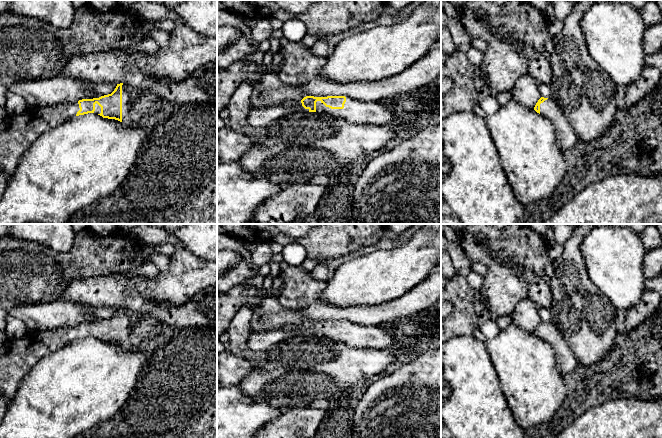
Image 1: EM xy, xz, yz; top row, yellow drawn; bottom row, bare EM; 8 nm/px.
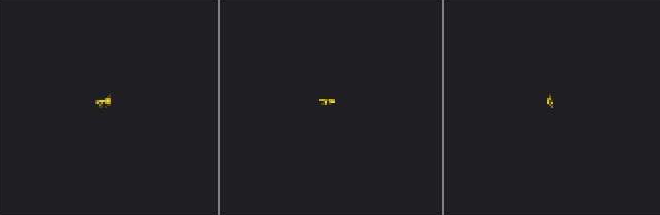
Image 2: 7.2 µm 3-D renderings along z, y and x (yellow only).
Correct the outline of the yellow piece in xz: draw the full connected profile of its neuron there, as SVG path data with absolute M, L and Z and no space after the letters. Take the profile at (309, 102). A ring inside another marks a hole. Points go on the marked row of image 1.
M306 96L300 101L287 101L279 106L299 108L303 106L309 112L317 112L331 117L343 119L357 124L388 125L396 119L396 114L381 102L360 101L355 98L345 96L314 97Z

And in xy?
M126 83L117 84L115 90L108 95L93 99L82 99L78 102L64 102L55 106L29 108L19 115L7 115L0 121L0 166L11 175L21 162L30 146L48 130L53 129L74 116L95 113L103 118L115 119L124 125L134 125L138 117L132 113L132 103L139 92L145 91Z

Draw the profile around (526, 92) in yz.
M526 74L519 78L510 92L510 97L519 104L534 109L536 103L541 98L538 82Z

